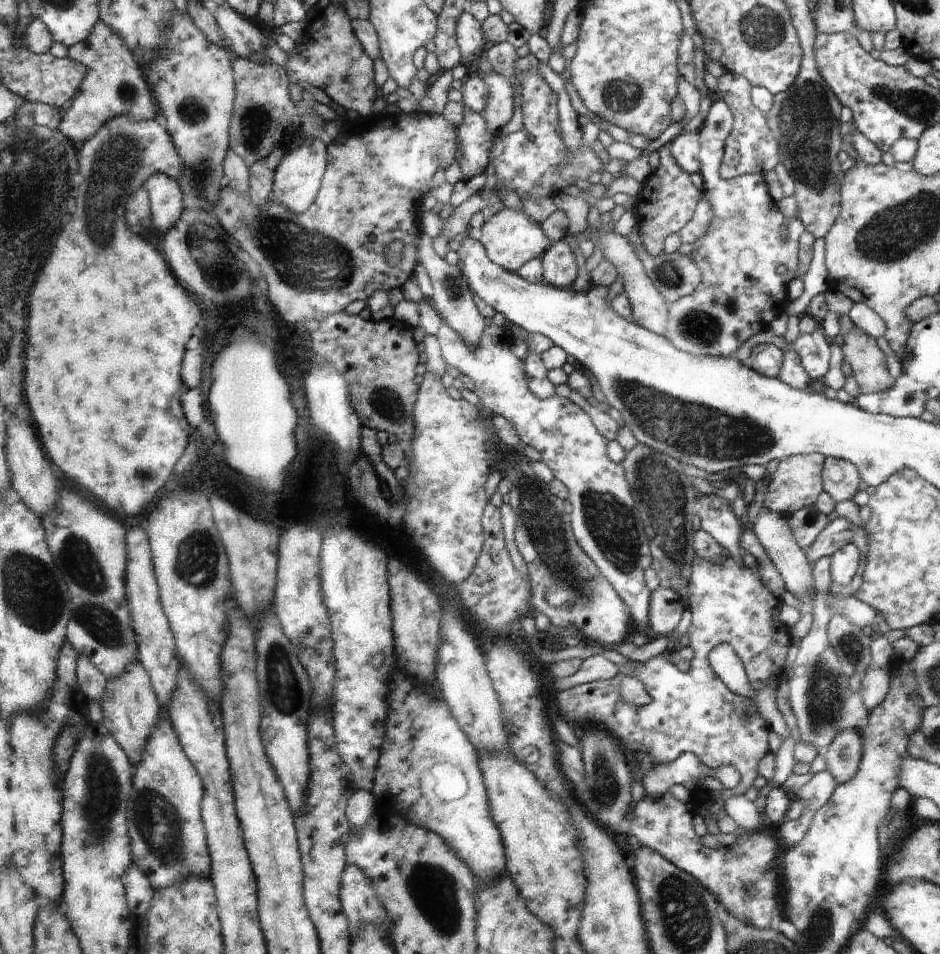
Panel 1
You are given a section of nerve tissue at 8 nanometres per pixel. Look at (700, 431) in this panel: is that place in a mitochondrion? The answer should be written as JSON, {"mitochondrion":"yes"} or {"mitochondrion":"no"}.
{"mitochondrion":"yes"}

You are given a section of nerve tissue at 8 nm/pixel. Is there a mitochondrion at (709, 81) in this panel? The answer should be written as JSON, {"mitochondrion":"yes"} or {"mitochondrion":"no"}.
{"mitochondrion":"no"}

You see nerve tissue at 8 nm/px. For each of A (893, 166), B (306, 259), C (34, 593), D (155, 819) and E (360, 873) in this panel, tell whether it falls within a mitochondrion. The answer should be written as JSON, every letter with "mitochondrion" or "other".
{"A":"other","B":"mitochondrion","C":"mitochondrion","D":"mitochondrion","E":"other"}

